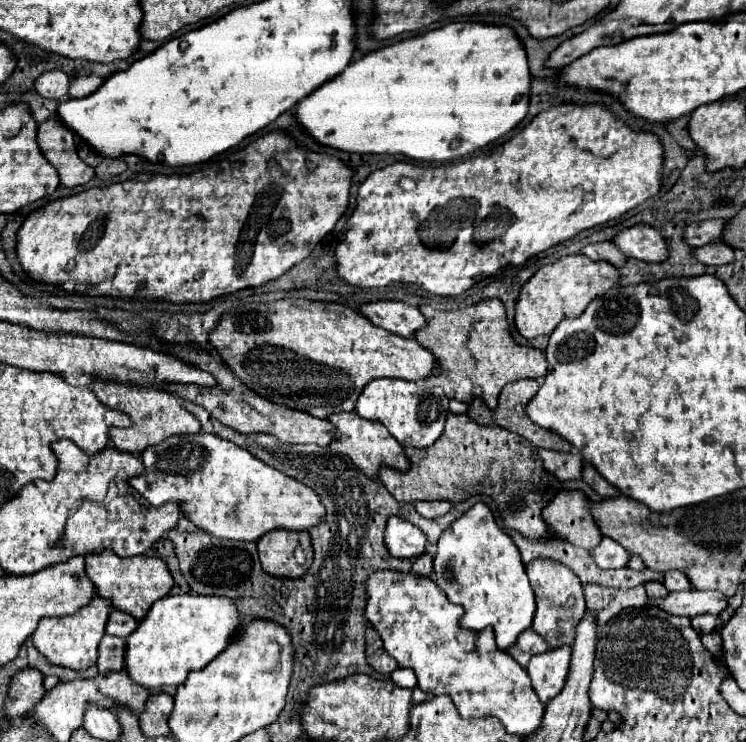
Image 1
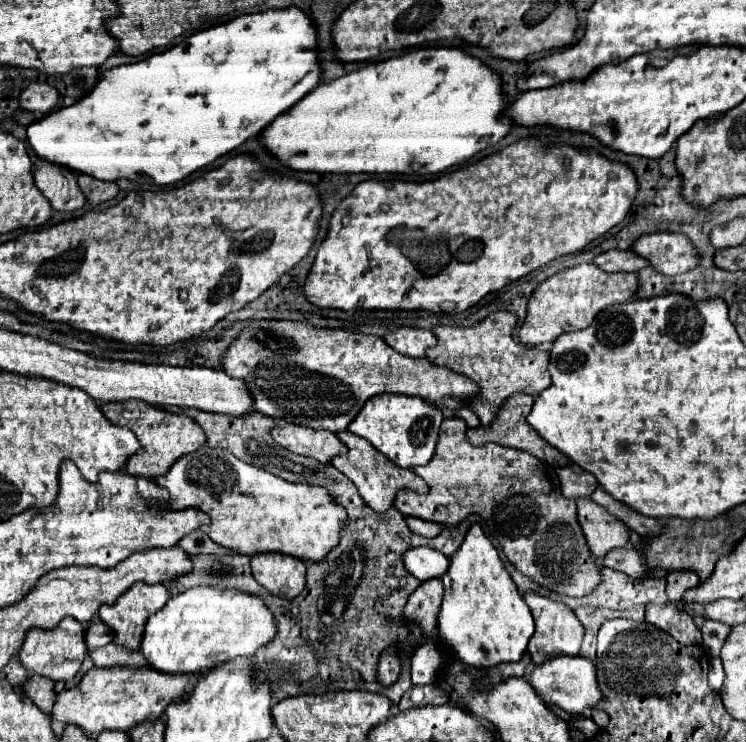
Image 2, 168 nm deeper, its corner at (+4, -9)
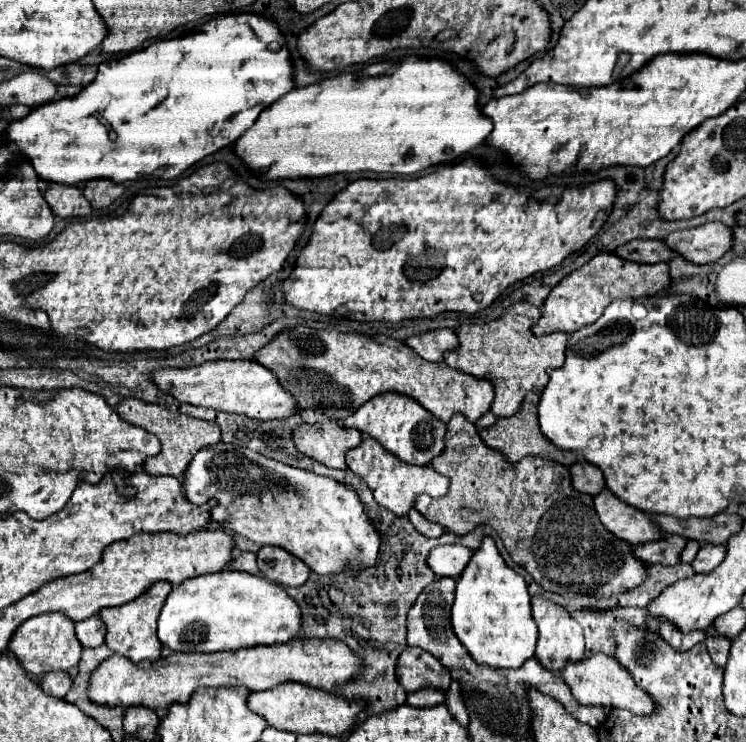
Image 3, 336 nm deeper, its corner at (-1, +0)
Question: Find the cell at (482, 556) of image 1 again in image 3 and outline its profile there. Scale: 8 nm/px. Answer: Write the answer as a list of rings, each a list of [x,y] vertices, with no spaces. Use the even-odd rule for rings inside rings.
[[[485,538],[481,548],[475,550],[471,562],[463,570],[463,574],[457,580],[457,590],[455,590],[455,602],[453,602],[453,630],[461,644],[469,650],[471,658],[481,664],[481,666],[491,666],[491,668],[519,668],[523,666],[525,660],[533,658],[535,646],[537,646],[537,624],[533,622],[531,614],[531,596],[527,592],[527,584],[521,574],[511,570],[505,560],[501,558],[495,542],[491,538]]]

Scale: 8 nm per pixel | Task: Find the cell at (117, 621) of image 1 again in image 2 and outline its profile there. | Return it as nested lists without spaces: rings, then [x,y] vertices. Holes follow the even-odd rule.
[[[92,623],[92,625],[86,627],[86,645],[88,645],[88,649],[108,645],[108,643],[112,643],[112,639],[114,639],[114,631],[104,623]]]

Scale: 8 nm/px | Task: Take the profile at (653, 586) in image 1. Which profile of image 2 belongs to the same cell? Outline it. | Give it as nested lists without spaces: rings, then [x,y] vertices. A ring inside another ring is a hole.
[[[646,605],[646,621],[656,625],[658,629],[670,633],[682,645],[698,645],[702,643],[702,633],[696,621],[690,615],[684,615],[676,605]]]

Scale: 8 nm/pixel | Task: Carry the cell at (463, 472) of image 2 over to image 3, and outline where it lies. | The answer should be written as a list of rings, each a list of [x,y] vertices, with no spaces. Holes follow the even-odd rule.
[[[455,414],[451,422],[447,424],[445,434],[445,450],[433,458],[435,472],[449,476],[451,486],[449,494],[445,498],[429,498],[421,496],[417,498],[417,510],[429,520],[441,524],[447,532],[455,536],[465,536],[473,532],[479,524],[491,526],[499,538],[505,542],[505,548],[513,556],[513,560],[519,566],[525,566],[525,570],[533,576],[533,580],[547,592],[557,592],[567,598],[577,596],[599,596],[599,598],[611,598],[617,594],[623,594],[627,590],[633,590],[647,578],[647,564],[641,562],[633,554],[633,546],[625,540],[617,540],[605,526],[601,524],[595,506],[593,496],[577,492],[571,486],[569,470],[553,460],[545,460],[539,456],[527,456],[519,460],[517,464],[509,464],[499,452],[491,450],[481,438],[475,428],[475,424],[467,422],[463,414]]]

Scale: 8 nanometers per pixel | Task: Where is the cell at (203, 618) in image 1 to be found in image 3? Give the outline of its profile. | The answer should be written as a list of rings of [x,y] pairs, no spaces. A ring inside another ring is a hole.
[[[223,570],[217,574],[195,576],[189,582],[181,582],[181,586],[173,588],[167,596],[167,602],[159,614],[159,640],[163,646],[175,652],[223,652],[223,650],[239,650],[259,644],[283,644],[297,638],[301,632],[301,608],[297,602],[285,592],[283,586],[247,572]]]

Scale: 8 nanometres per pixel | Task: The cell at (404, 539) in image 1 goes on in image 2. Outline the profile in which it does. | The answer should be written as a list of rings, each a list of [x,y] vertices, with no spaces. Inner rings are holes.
[[[414,547],[404,551],[404,567],[416,579],[434,579],[444,575],[448,567],[448,557],[430,547]]]

